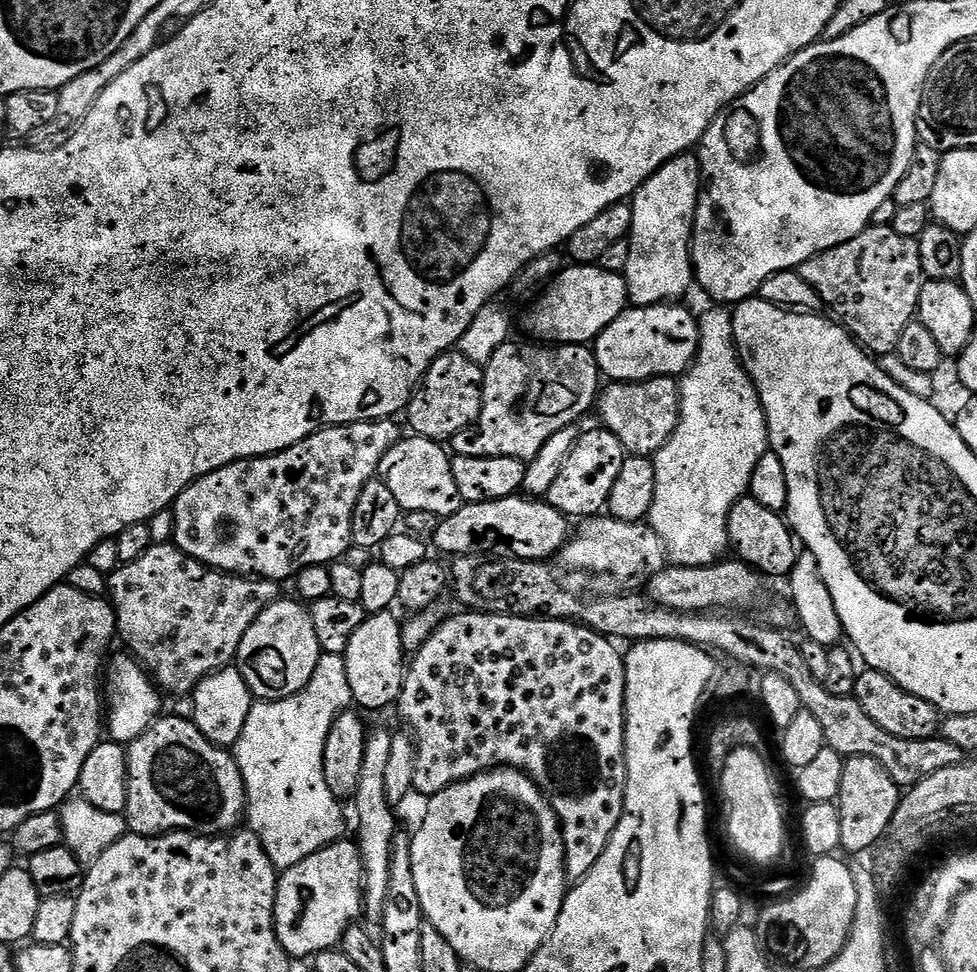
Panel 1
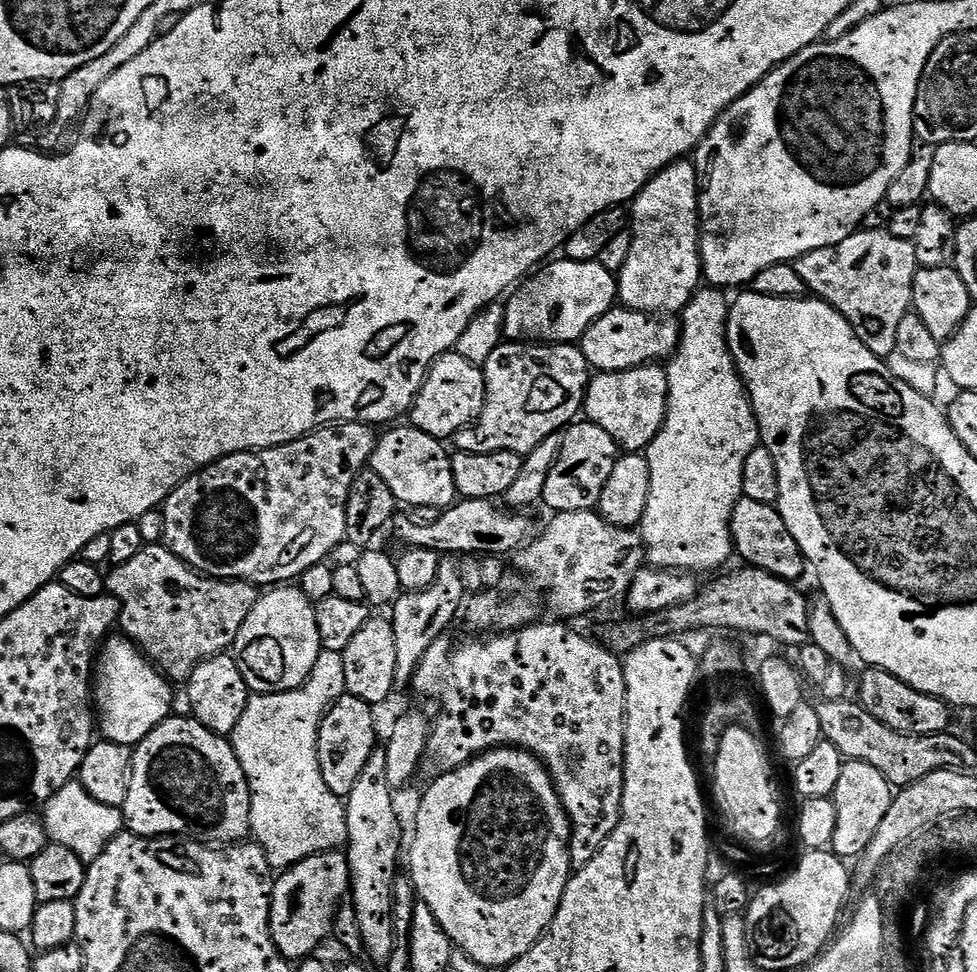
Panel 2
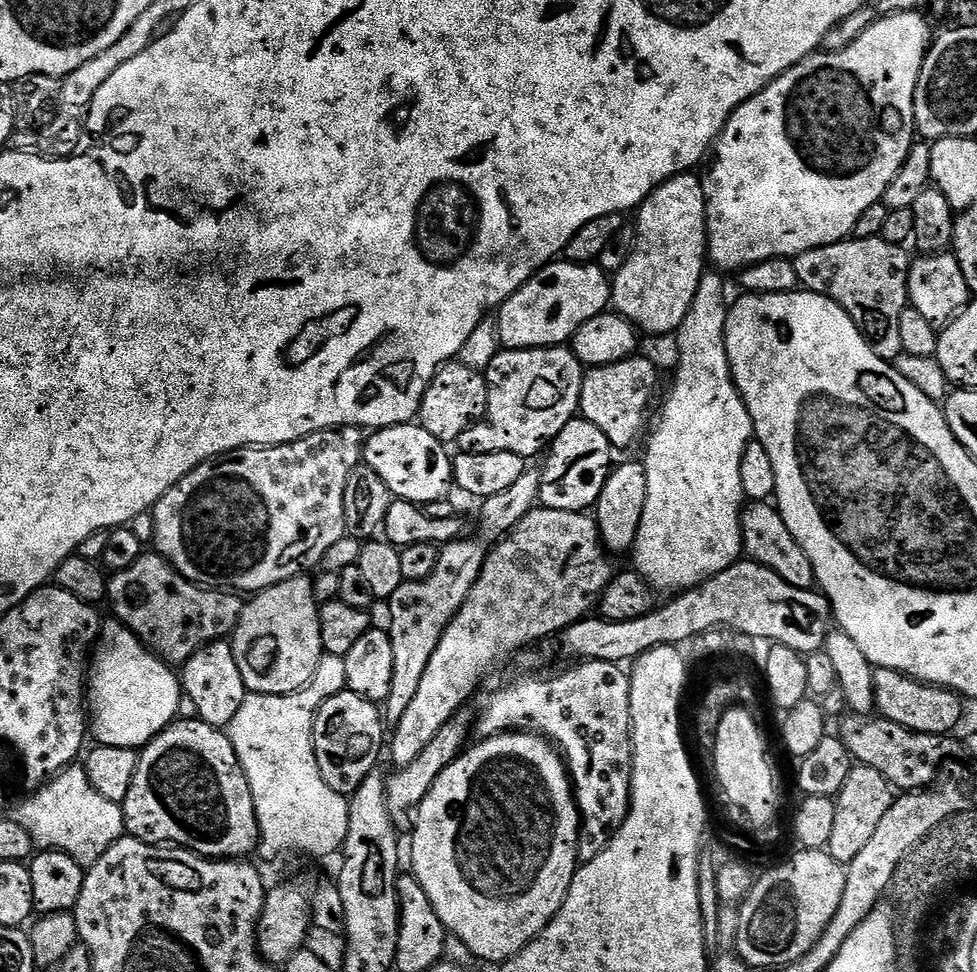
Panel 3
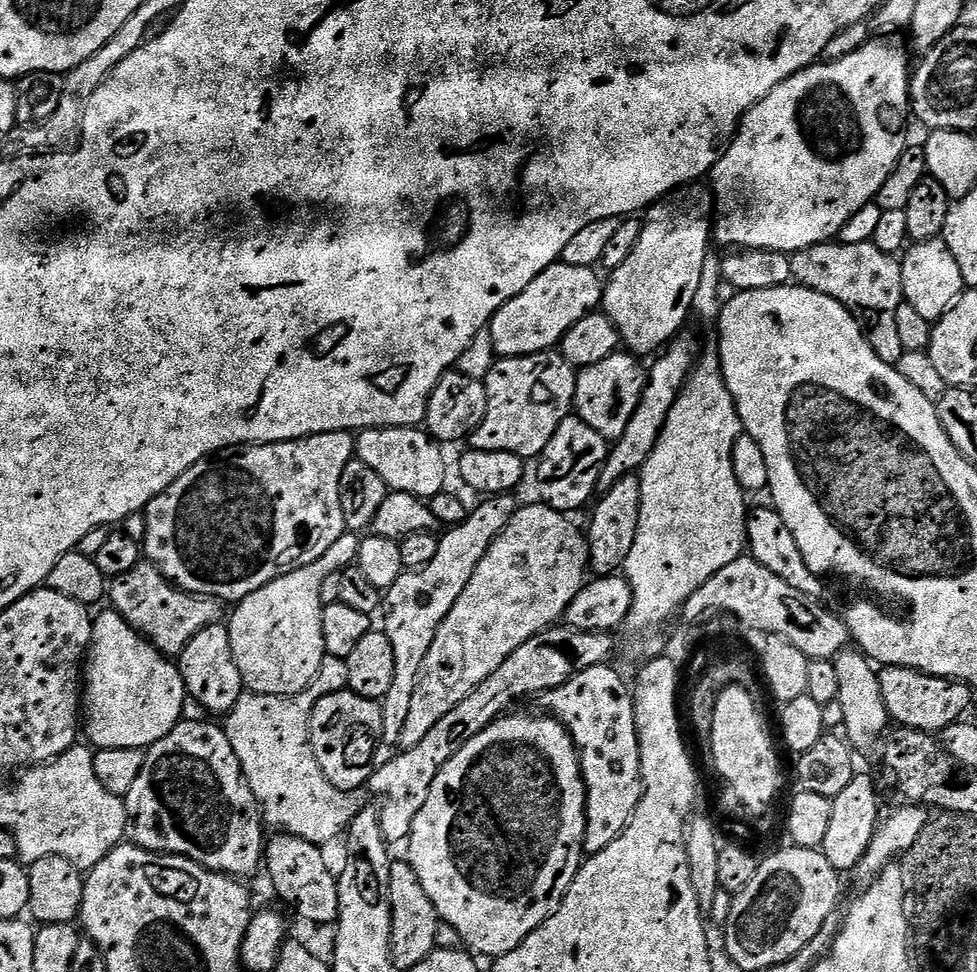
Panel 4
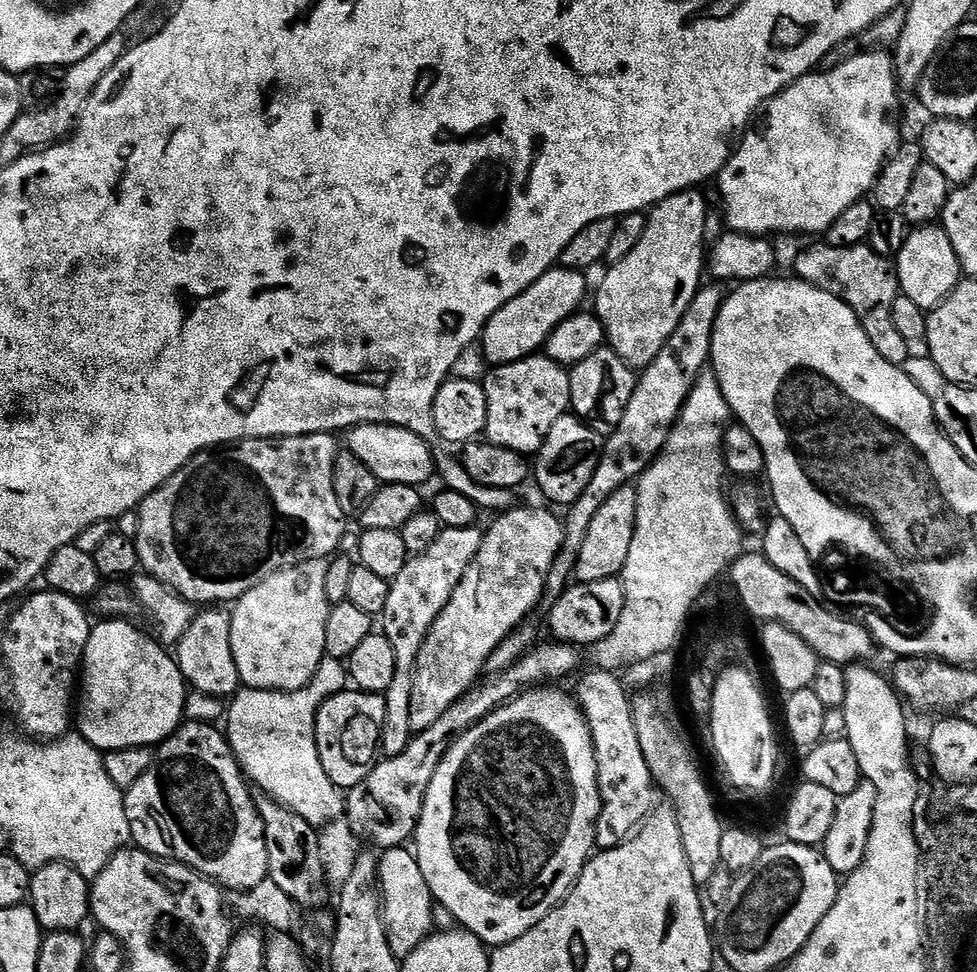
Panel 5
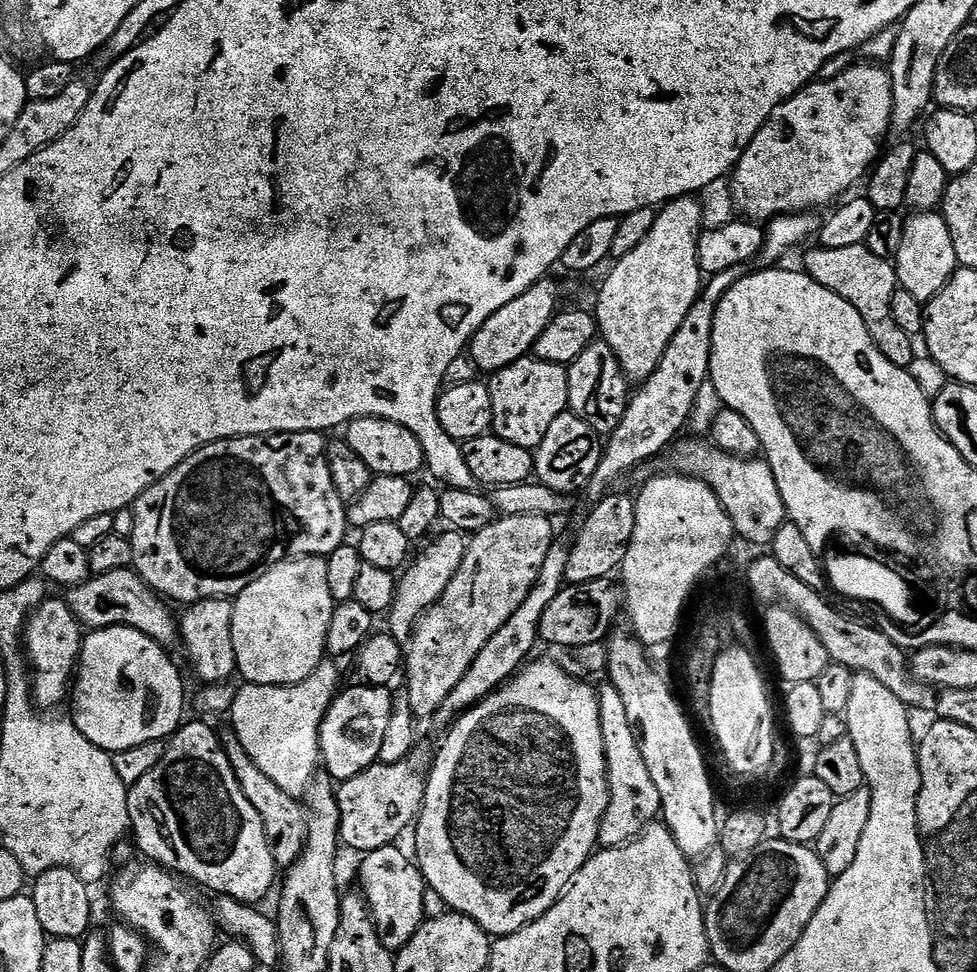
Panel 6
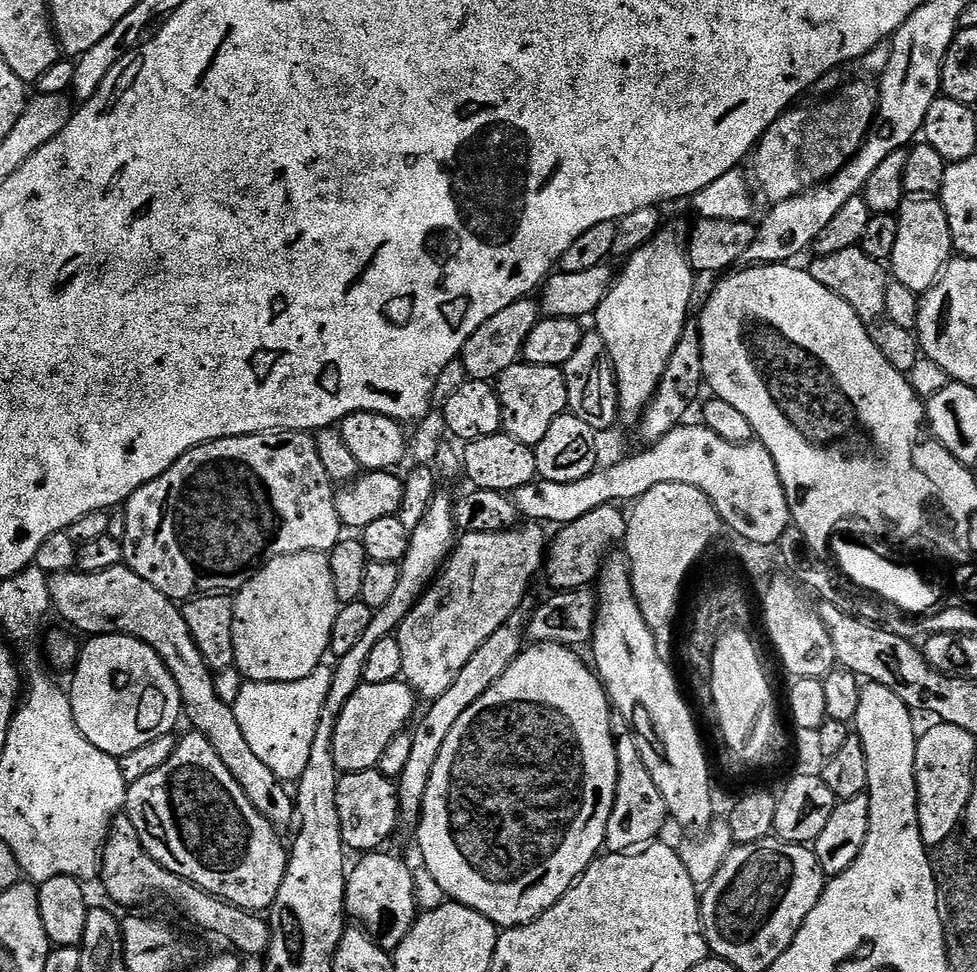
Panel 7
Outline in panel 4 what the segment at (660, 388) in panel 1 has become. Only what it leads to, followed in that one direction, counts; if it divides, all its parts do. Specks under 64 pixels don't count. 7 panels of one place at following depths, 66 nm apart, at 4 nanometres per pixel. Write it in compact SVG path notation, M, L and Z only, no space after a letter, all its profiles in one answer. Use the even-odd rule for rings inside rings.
M617 350L610 358L602 358L602 362L594 362L594 366L586 366L576 373L575 415L584 420L586 426L598 430L604 440L615 442L622 438L634 410L638 409L648 380L645 365L639 363L643 364L633 353Z

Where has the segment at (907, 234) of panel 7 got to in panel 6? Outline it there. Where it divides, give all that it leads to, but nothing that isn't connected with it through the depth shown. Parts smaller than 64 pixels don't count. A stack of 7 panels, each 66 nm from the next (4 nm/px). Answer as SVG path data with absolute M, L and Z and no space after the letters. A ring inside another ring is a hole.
M939 211L917 212L904 221L902 246L894 261L896 278L903 291L914 294L922 302L933 300L946 286L946 282L956 273L958 267L954 254L954 238L950 226L946 226Z

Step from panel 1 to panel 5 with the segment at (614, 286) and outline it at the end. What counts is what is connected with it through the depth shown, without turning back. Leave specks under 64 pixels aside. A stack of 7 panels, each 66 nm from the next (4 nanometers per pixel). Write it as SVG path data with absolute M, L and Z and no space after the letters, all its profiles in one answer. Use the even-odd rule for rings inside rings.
M553 266L521 296L495 312L482 333L482 347L489 365L509 364L537 355L555 328L581 311L580 303L588 292L588 280L584 276L587 275L583 271L574 268Z

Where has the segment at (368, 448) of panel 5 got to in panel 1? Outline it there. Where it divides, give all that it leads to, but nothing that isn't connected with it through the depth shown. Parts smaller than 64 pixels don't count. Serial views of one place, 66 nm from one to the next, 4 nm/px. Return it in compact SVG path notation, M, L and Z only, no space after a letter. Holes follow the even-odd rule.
M408 434L397 440L392 449L382 458L379 479L384 480L386 486L390 486L390 494L398 498L401 509L405 513L430 510L430 514L443 518L459 510L462 501L456 495L452 461L449 453L447 451L444 453L440 448L443 447L437 441Z

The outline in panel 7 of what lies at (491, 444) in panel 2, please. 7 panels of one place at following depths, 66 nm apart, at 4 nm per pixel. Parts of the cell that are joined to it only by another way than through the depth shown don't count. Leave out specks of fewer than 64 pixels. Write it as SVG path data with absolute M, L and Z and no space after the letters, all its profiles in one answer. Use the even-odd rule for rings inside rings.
M517 362L511 364L494 384L498 402L502 406L502 432L510 438L518 438L526 446L535 449L546 438L554 418L568 412L568 395L563 368L534 366Z

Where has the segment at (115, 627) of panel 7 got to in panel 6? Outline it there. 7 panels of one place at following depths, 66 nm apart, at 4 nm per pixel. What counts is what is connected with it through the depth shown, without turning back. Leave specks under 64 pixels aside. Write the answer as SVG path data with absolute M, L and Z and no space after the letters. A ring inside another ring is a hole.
M132 568L114 570L111 574L101 576L91 575L86 582L71 589L67 593L66 599L70 610L85 629L95 630L114 626L133 628L146 634L166 650L171 649L172 643L177 643L177 617L175 615L172 617L171 610L167 608L169 605L153 592L151 586ZM231 730L219 733L220 743L224 745L226 758L230 758L230 766L234 770L234 778L238 778L238 786L242 786L242 794L246 794L246 802L258 810L258 814L264 823L266 838L270 842L270 854L274 854L274 862L277 869L287 870L293 868L300 860L300 855L304 853L304 847L308 841L308 813L305 805L299 799L282 790L278 790L254 762L246 750L242 750L242 742L238 742L235 732Z

